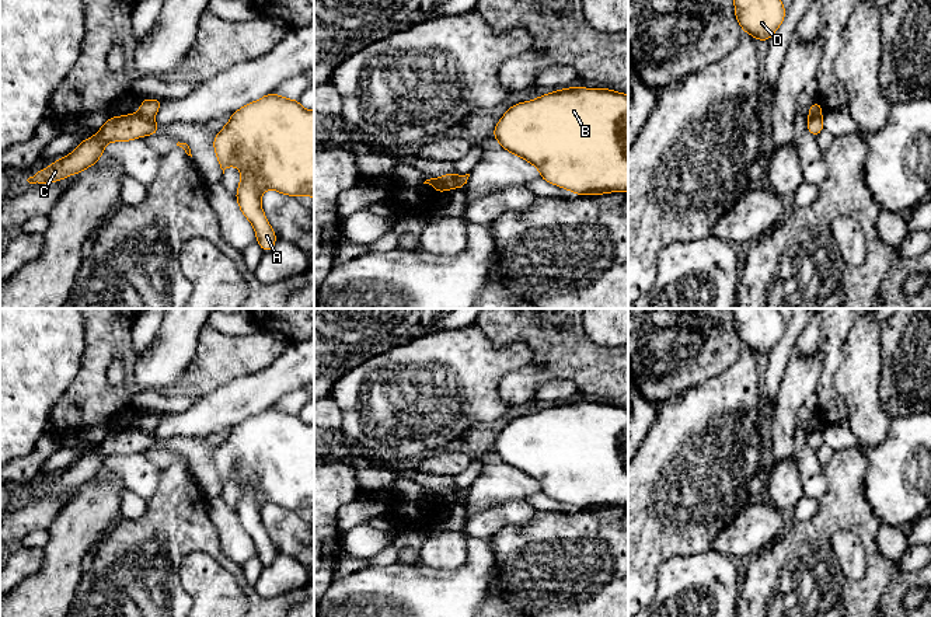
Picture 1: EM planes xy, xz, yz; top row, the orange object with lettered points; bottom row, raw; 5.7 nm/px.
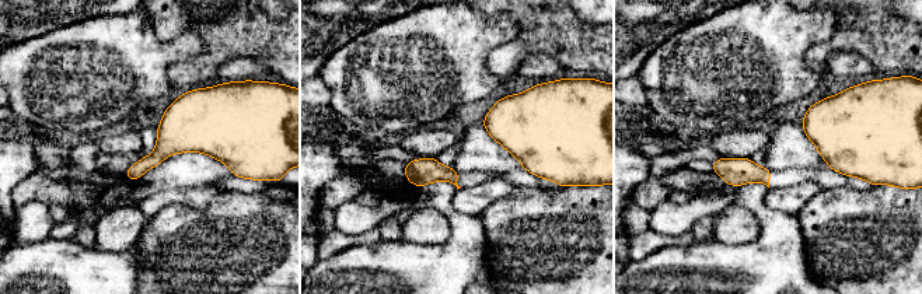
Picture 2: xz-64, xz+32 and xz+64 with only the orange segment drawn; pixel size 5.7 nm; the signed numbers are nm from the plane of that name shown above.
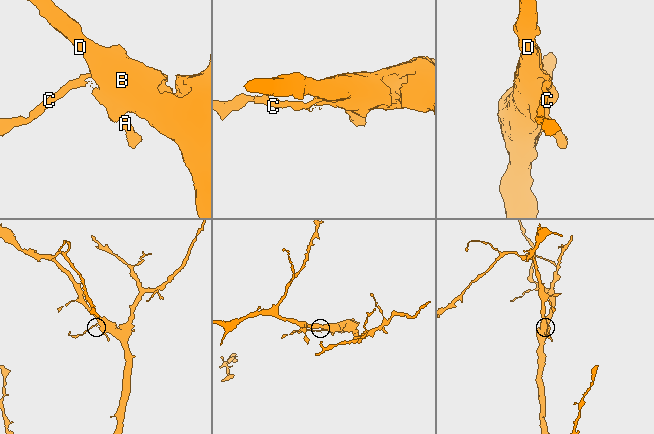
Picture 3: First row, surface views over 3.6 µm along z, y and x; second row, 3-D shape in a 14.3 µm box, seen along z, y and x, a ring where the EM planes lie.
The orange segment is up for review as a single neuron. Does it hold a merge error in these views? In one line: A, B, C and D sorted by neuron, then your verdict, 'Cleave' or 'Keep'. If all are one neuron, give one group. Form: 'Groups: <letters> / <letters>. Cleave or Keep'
Groups: A B D / C. Cleave

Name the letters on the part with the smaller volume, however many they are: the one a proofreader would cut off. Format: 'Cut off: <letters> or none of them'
Cut off: C

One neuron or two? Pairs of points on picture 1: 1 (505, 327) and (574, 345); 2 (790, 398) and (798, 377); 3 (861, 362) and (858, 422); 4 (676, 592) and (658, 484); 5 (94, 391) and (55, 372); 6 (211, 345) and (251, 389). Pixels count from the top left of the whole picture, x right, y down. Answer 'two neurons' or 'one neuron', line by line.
1: one neuron
2: one neuron
3: one neuron
4: two neurons
5: two neurons
6: two neurons

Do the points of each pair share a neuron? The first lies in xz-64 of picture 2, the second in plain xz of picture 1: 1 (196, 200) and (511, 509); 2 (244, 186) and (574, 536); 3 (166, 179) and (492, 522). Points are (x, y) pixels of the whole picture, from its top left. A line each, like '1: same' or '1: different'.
1: same
2: different
3: different

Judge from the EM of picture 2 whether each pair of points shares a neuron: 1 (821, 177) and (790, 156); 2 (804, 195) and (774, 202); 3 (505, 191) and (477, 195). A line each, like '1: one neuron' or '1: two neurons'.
1: two neurons
2: one neuron
3: one neuron

